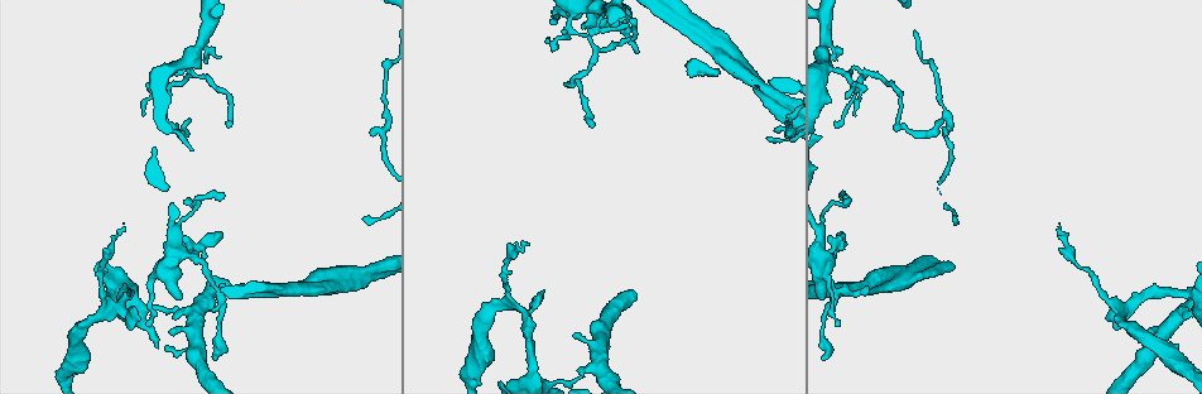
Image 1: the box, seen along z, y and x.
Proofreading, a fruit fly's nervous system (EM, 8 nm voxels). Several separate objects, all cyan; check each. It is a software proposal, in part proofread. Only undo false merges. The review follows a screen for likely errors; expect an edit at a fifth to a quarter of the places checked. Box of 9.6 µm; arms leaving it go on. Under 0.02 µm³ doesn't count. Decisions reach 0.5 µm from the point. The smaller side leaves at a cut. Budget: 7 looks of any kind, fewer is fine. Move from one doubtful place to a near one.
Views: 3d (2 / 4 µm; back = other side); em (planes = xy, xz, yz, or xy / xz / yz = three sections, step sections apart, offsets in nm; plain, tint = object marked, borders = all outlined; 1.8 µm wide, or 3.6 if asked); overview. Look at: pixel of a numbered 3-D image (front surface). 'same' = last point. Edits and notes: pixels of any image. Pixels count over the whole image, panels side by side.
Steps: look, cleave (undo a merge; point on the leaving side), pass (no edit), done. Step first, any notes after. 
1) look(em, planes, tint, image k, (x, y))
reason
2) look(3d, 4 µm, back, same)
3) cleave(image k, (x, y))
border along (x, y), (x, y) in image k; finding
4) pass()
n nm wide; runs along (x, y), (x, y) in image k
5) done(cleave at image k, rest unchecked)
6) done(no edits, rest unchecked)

look(em, xy, step 16, tint, image 1, (104, 311))
sharp bend

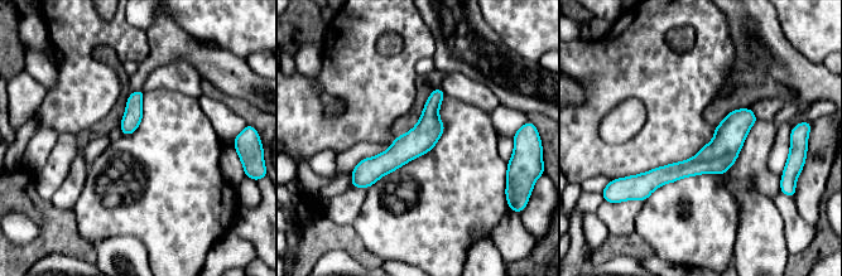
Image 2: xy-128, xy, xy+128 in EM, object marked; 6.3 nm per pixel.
pass()
runs along (751, 116), (703, 163), (640, 180) in image 2; one cell here

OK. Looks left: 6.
look(em, planes, tint, image 1, (1181, 312))
three-way junction

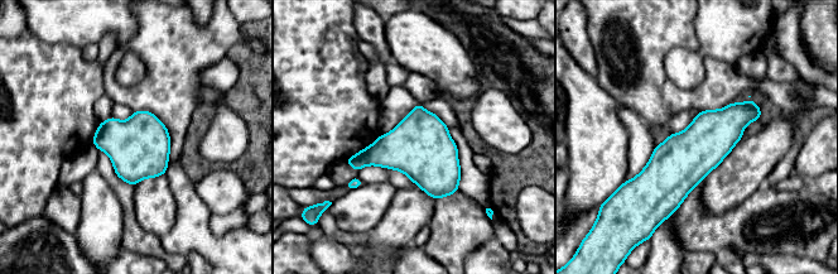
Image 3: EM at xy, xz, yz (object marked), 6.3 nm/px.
cleave(image 3, (404, 149))
border along (369, 148), (366, 164) in image 3; a second cell is stuck on

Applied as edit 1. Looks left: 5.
look(overview)

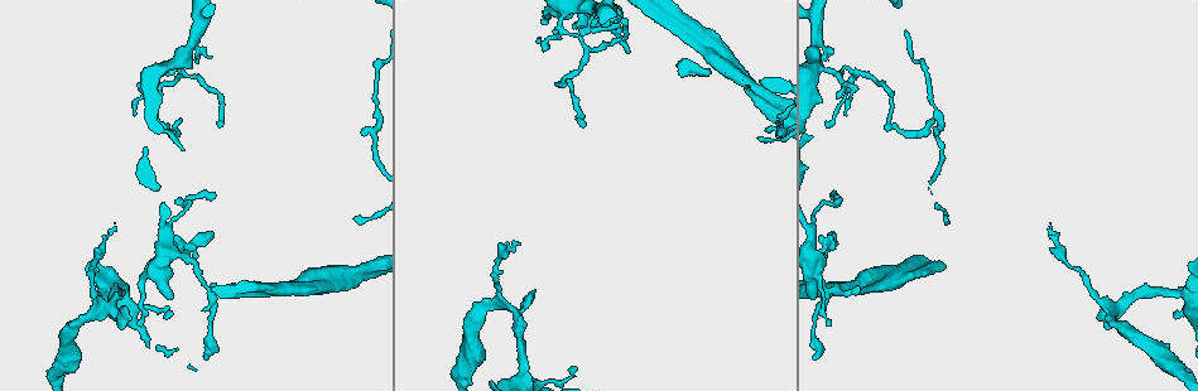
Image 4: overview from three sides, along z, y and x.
look(3d, 2 µm, back, image 4, (158, 67))
thin arm on a thick one

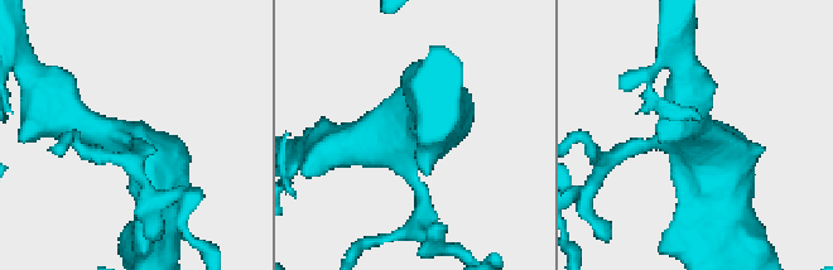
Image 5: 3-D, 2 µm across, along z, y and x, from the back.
look(em, xz, step 4, tint, image 5, (654, 140))

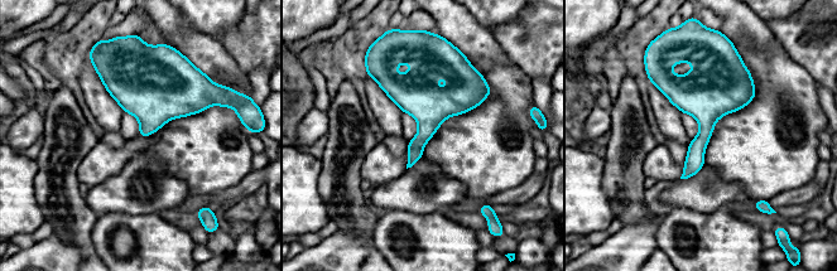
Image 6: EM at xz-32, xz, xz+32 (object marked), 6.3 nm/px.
pass()
180 nm wide; one cell here

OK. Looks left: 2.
done(cleave at image 3, rest unchecked)

